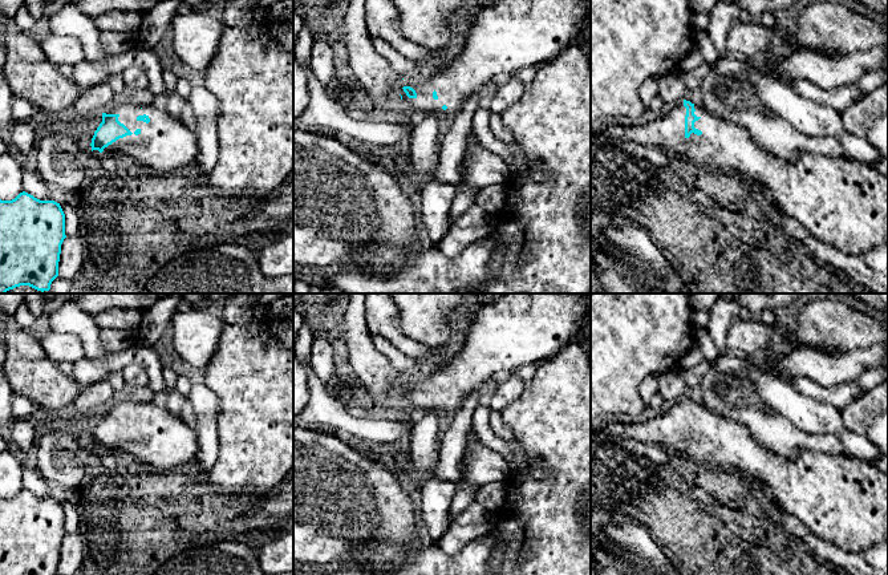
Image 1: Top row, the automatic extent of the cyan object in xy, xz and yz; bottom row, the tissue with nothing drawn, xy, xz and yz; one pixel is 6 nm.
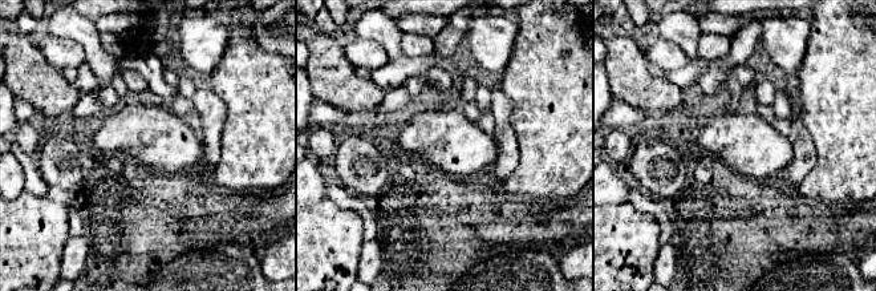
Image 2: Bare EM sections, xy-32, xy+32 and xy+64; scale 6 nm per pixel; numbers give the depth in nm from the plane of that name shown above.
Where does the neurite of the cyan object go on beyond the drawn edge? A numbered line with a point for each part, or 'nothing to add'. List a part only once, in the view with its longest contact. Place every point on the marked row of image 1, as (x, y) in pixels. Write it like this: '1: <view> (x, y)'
1: yz (843, 201)

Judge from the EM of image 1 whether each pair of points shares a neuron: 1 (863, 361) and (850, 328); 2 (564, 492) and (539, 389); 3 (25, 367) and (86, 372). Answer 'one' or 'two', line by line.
1: two
2: one
3: two

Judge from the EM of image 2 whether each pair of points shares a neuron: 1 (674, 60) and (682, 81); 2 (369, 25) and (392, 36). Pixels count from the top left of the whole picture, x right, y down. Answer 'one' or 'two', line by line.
1: two
2: one

